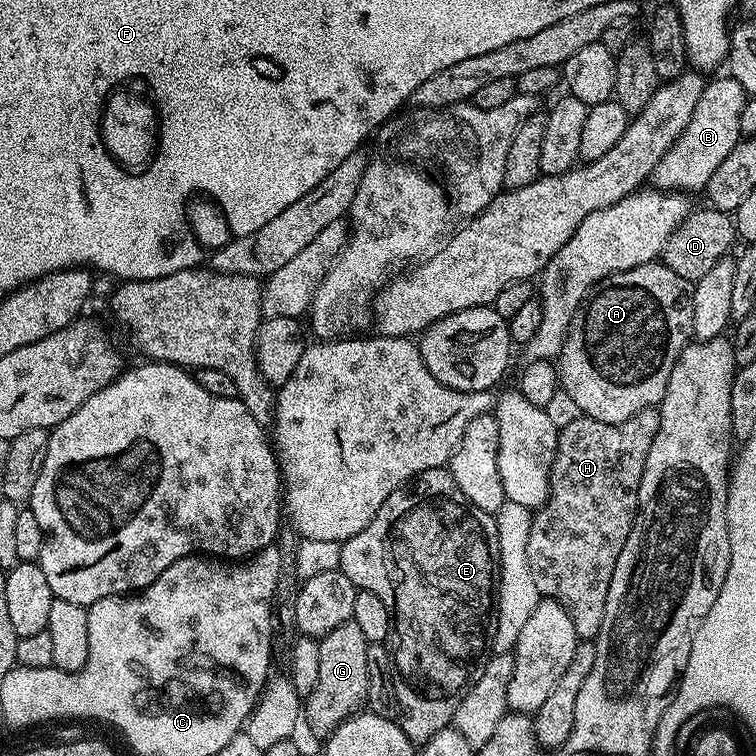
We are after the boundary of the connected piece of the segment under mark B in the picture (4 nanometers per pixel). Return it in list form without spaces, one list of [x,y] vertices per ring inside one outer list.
[[[724,74],[721,80],[709,79],[702,90],[702,98],[698,98],[698,106],[694,106],[694,114],[690,114],[690,122],[686,130],[666,150],[662,162],[654,166],[650,180],[662,192],[683,192],[693,194],[699,190],[707,189],[710,174],[718,170],[718,165],[742,137],[742,106],[746,106],[749,95],[743,86],[731,75]]]

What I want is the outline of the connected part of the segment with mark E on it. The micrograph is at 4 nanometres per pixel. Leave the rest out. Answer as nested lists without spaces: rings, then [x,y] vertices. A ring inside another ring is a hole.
[[[447,467],[426,470],[420,476],[420,488],[416,488],[416,492],[424,492],[424,500],[420,500],[420,504],[416,504],[416,508],[412,508],[412,512],[402,512],[402,516],[388,516],[388,508],[390,508],[388,504],[392,502],[392,497],[386,498],[386,502],[382,502],[378,514],[374,514],[370,526],[366,526],[358,534],[354,534],[349,540],[341,543],[339,571],[344,572],[346,578],[350,578],[350,582],[354,582],[354,586],[358,590],[378,594],[378,598],[383,598],[394,588],[400,588],[400,652],[390,652],[392,670],[396,674],[396,693],[400,703],[398,723],[406,734],[406,738],[410,738],[413,744],[422,746],[427,740],[434,738],[434,734],[438,734],[451,725],[454,714],[458,710],[458,702],[462,702],[462,698],[466,698],[466,694],[472,689],[474,682],[478,678],[482,678],[482,670],[490,655],[490,625],[493,623],[496,611],[500,551],[498,550],[498,526],[495,515],[474,506],[470,502],[470,498],[466,498],[466,494],[462,494],[462,490],[458,490],[458,482],[454,482],[452,473]],[[432,506],[438,506],[448,512],[426,512],[426,508],[432,508]]]

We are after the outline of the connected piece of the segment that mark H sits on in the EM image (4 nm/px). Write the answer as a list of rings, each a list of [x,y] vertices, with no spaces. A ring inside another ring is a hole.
[[[647,408],[634,414],[634,418],[617,424],[598,422],[581,414],[576,421],[559,429],[548,501],[535,509],[526,558],[530,558],[534,586],[538,586],[541,597],[557,600],[562,610],[570,614],[570,622],[574,622],[574,630],[580,640],[595,641],[596,635],[602,630],[602,614],[606,614],[610,578],[614,574],[618,554],[622,554],[622,546],[626,546],[626,538],[630,538],[630,530],[636,521],[642,470],[646,466],[646,454],[650,454],[650,446],[654,446],[659,425],[659,411]]]

